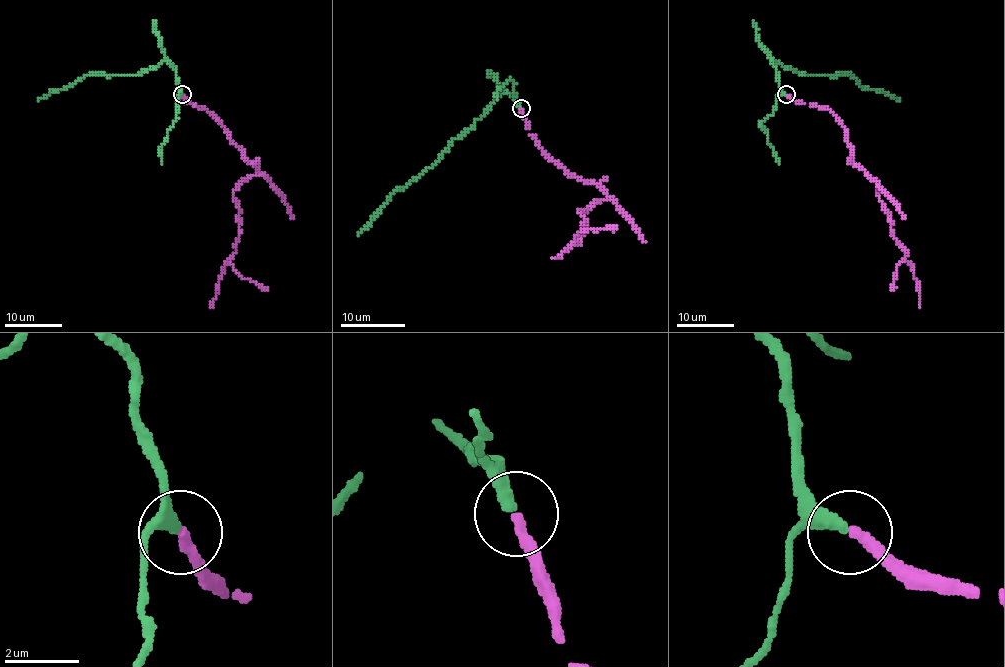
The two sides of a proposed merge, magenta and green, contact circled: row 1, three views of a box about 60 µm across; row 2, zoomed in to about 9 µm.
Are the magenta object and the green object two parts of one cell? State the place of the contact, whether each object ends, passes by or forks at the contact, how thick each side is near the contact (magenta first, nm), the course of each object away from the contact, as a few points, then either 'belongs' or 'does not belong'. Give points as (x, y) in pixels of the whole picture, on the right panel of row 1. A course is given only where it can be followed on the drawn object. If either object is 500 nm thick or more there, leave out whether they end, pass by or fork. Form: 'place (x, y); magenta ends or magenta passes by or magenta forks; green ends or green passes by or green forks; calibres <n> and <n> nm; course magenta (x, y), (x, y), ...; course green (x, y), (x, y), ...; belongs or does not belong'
place (786, 94); magenta ends; green ends; calibres 280 and 380 nm; course magenta (787, 94), (825, 107), (845, 130), (853, 160), (876, 180), (891, 236), (913, 268), (920, 308); course green (785, 94), (779, 87), (772, 60), (802, 74), (835, 75), (847, 73), (863, 87), (887, 91), (900, 101); belongs

